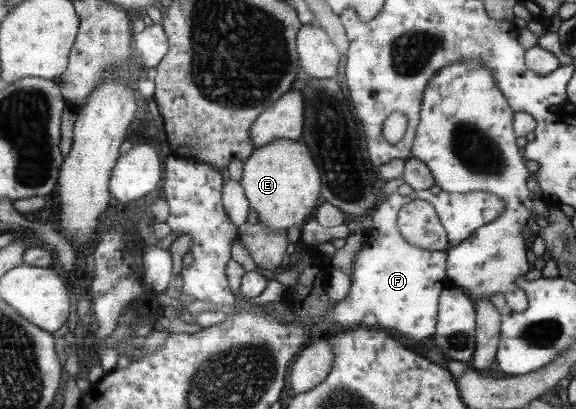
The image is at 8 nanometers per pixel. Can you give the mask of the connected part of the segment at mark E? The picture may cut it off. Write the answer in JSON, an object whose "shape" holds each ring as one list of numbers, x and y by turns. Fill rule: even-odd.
{"shape":[[279,139,266,147,256,149,246,161,241,184,245,187,252,209,270,229,286,229,295,233,305,225,320,206,322,177,312,159,310,149,293,139]]}

